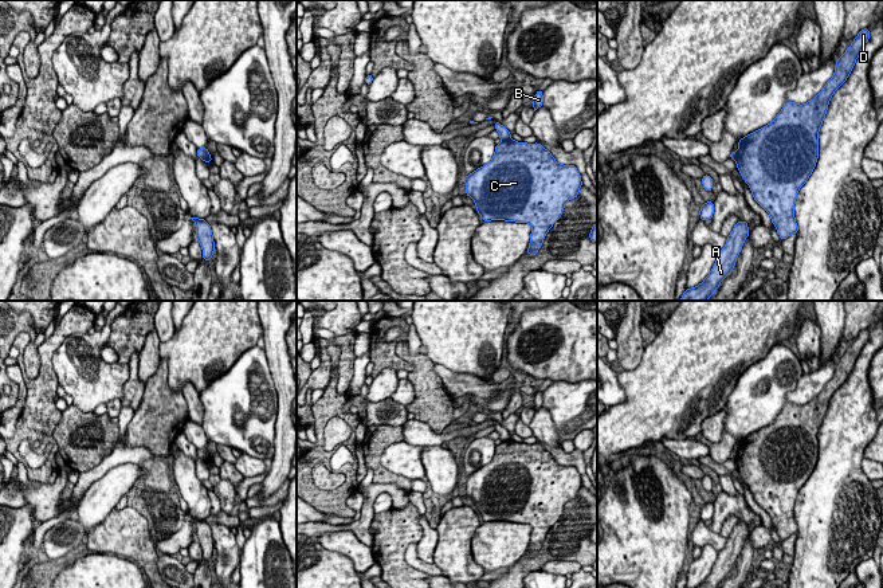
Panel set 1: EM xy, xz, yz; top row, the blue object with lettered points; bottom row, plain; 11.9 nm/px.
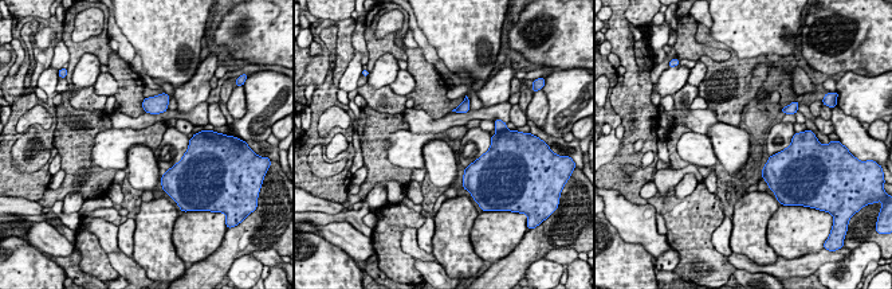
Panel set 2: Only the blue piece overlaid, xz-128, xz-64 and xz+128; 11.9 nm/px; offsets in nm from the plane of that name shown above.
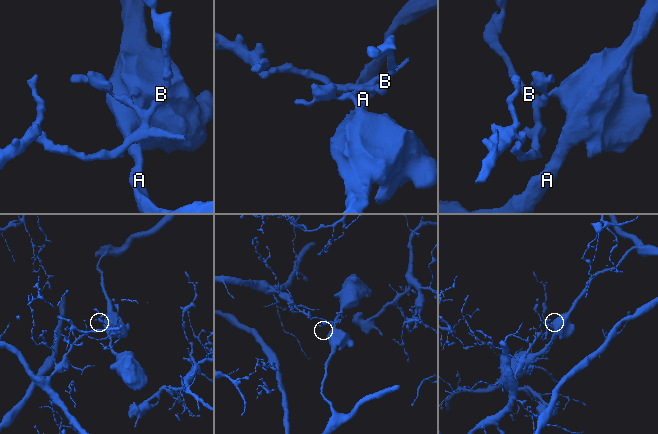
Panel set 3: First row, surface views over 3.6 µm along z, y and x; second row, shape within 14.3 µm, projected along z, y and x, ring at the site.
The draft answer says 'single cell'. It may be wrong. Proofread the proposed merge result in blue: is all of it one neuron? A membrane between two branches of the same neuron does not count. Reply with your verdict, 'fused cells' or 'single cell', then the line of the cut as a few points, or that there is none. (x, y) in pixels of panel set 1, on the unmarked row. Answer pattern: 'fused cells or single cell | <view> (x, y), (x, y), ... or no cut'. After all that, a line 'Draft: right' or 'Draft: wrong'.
fused cells | xz (509, 438), (502, 442)
Draft: wrong

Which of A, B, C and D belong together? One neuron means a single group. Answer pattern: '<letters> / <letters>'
A C D / B

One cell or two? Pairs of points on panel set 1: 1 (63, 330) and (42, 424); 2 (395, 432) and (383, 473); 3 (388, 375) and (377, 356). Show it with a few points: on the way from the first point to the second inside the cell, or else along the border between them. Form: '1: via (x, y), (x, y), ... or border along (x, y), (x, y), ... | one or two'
1: via (46, 353), (46, 384), (42, 391), (42, 402) | one
2: via (384, 440), (375, 450), (375, 462) | one
3: border along (396, 369), (384, 368), (373, 379) | two

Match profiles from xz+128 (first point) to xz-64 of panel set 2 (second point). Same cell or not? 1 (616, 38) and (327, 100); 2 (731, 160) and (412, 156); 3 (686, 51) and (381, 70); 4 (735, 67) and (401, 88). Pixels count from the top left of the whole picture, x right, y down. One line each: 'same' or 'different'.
1: same
2: different
3: different
4: different

